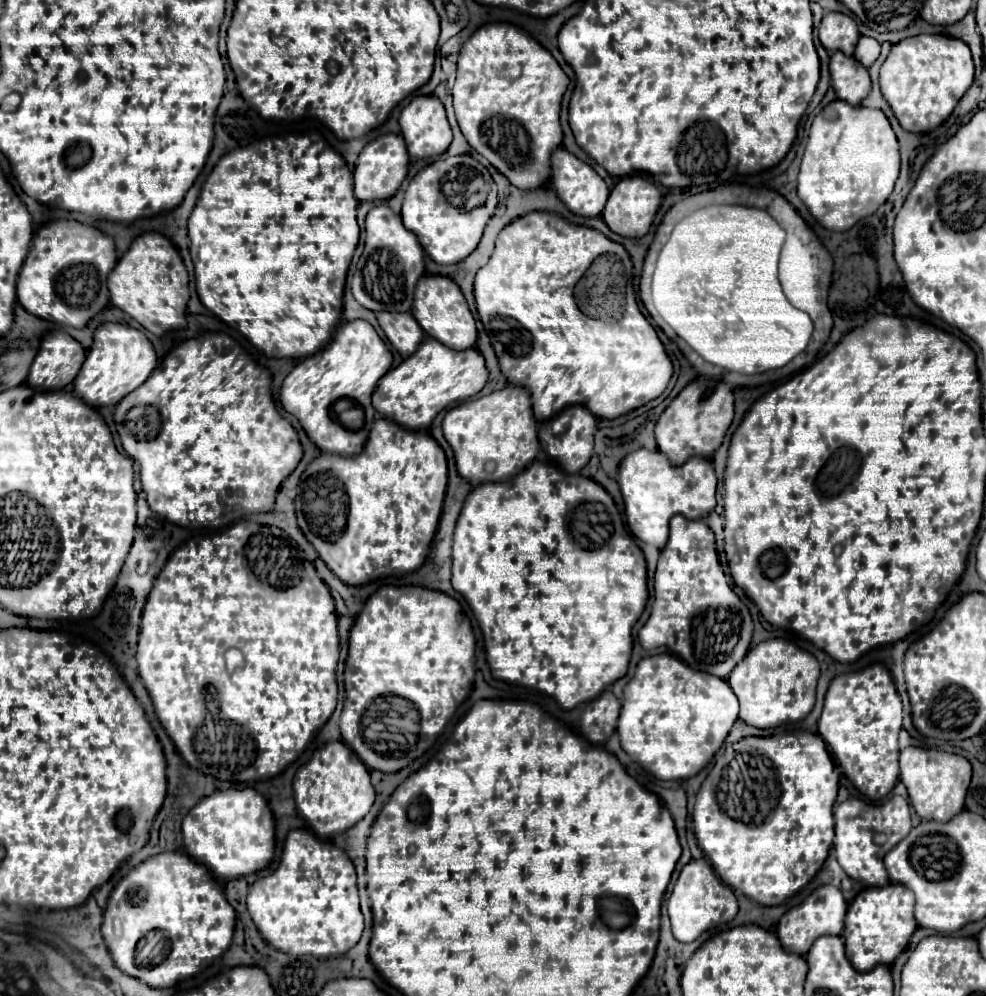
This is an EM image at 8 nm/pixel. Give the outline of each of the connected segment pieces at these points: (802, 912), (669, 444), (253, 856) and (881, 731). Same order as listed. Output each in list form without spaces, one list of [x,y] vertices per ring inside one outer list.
[[[822,885],[820,889],[816,889],[810,897],[807,897],[804,903],[800,903],[782,915],[782,919],[778,923],[778,931],[776,931],[782,947],[790,953],[798,953],[804,957],[820,935],[840,935],[844,928],[846,907],[848,905],[836,887]]]
[[[698,377],[686,385],[678,397],[666,407],[656,423],[656,443],[674,465],[688,461],[690,457],[712,457],[722,445],[722,439],[734,417],[734,395],[732,389],[716,379]]]
[[[254,789],[216,791],[194,805],[182,821],[188,855],[220,879],[236,879],[264,869],[274,857],[274,817],[266,799]]]
[[[882,665],[838,675],[832,679],[818,733],[854,787],[872,801],[884,799],[898,783],[898,733],[902,729],[902,701],[894,681]]]

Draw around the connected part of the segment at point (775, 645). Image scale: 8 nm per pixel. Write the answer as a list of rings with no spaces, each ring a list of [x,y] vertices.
[[[768,639],[748,651],[728,675],[728,683],[740,701],[740,719],[758,729],[770,729],[788,721],[802,721],[812,711],[818,675],[820,667],[814,655],[786,639]]]

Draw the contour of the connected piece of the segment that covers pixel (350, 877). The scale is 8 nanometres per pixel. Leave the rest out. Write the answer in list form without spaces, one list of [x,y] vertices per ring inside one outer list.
[[[306,829],[288,833],[278,869],[250,885],[248,913],[260,935],[288,955],[332,957],[348,953],[364,931],[356,871],[348,855]]]

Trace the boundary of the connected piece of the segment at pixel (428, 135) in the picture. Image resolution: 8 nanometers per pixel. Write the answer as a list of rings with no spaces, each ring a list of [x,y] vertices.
[[[416,95],[400,113],[402,137],[416,159],[442,155],[452,143],[444,105],[434,95]]]

